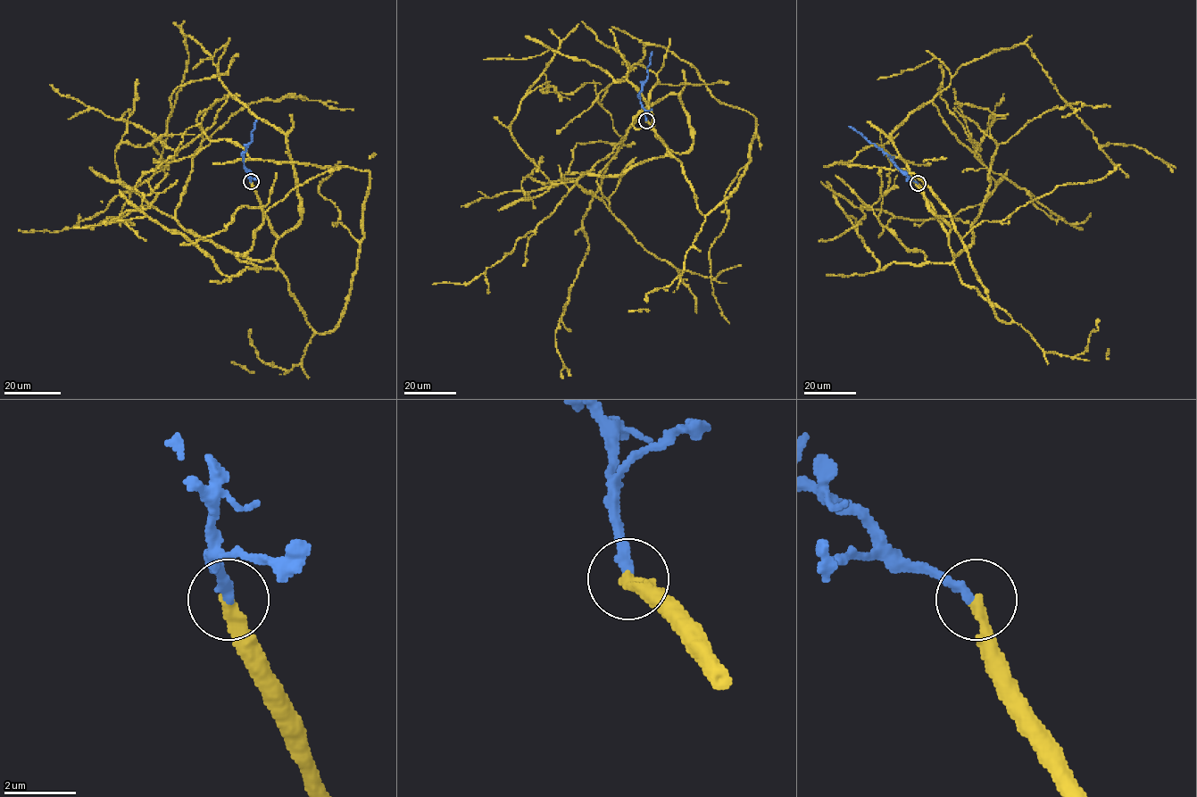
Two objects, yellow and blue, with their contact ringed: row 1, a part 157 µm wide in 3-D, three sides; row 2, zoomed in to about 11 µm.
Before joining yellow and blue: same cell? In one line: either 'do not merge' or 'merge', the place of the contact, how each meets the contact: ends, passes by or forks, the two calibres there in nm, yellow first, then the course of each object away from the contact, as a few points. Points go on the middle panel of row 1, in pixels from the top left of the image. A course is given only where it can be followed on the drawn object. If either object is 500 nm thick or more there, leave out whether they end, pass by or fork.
do not merge; place (646, 120); yellow ends; blue ends; calibres 360 and 280 nm; course yellow (646, 120), (702, 214), (737, 186), (755, 118), (719, 103), (661, 46), (646, 45), (556, 133); course blue (646, 120), (639, 93), (647, 79), (652, 52)

